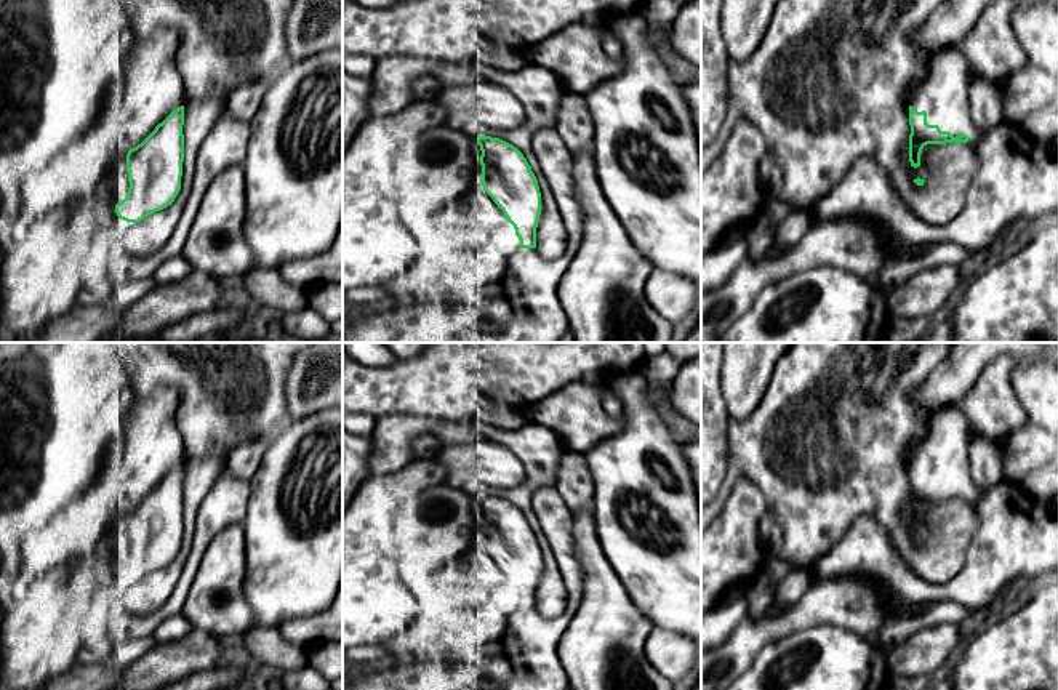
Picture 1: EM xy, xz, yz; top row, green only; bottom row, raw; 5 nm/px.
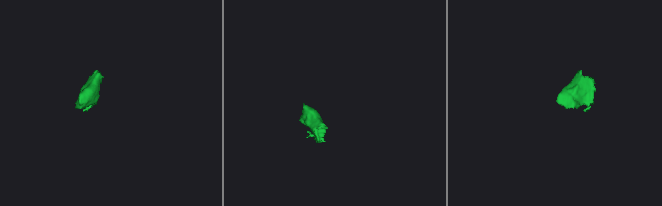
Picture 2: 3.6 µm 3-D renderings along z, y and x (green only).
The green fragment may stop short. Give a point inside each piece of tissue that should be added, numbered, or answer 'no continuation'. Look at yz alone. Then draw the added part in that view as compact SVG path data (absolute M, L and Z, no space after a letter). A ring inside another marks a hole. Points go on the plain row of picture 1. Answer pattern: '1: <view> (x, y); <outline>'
1: yz (1017, 538); M960 403L940 407L932 413L928 429L911 459L917 471L927 471L928 483L938 483L954 496L967 493L978 514L978 528L954 578L940 584L924 581L900 556L890 533L871 515L860 515L848 533L807 570L810 584L839 576L864 576L879 589L887 616L898 608L944 600L954 600L976 613L986 612L1005 584L1029 581L1044 572L1058 572L1058 515L1047 512L1042 501L1007 479L988 490L978 488L970 474L968 439L970 429Z

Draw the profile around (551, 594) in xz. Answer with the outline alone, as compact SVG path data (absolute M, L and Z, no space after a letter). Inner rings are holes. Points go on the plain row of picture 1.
M549 543L539 544L541 573L536 586L536 612L547 618L557 618L567 607L567 588Z

